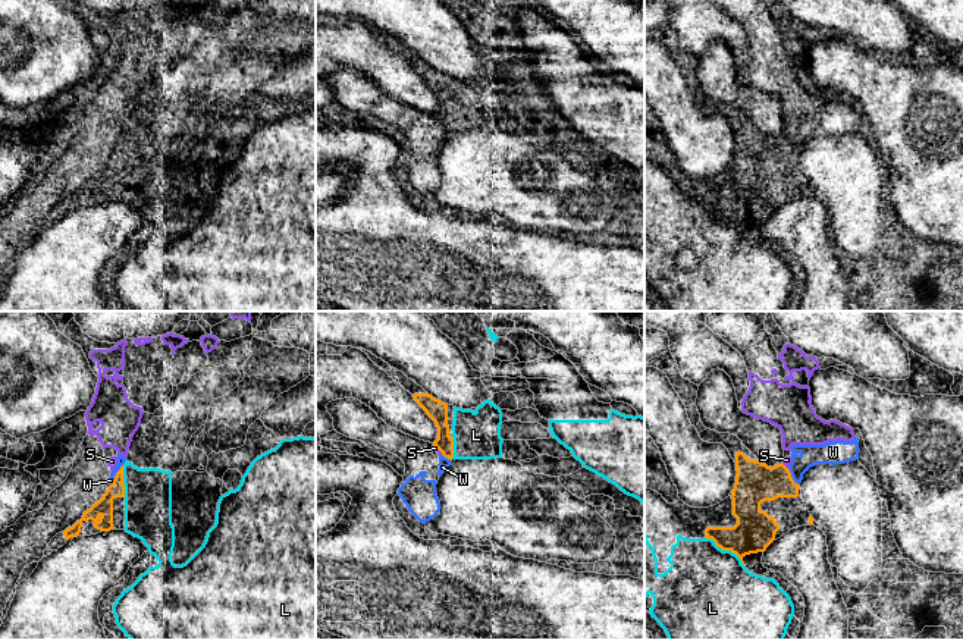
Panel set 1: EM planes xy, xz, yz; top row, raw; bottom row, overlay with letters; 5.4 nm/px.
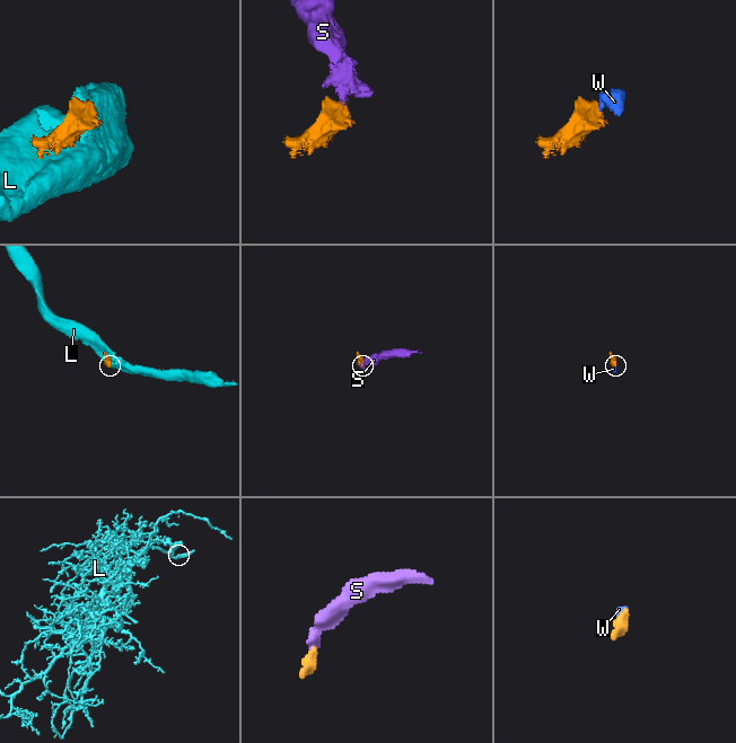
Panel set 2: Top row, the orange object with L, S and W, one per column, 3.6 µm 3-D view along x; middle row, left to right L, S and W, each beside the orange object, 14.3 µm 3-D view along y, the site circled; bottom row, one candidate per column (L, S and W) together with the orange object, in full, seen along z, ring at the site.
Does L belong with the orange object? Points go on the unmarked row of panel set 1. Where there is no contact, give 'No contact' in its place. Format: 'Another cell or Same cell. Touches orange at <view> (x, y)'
Same cell. Touches orange at yz (727, 220)

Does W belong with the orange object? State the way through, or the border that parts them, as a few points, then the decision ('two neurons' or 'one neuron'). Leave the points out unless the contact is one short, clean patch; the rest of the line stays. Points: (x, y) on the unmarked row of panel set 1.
two neurons

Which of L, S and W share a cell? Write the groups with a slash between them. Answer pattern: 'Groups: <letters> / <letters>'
Groups: L / S W

